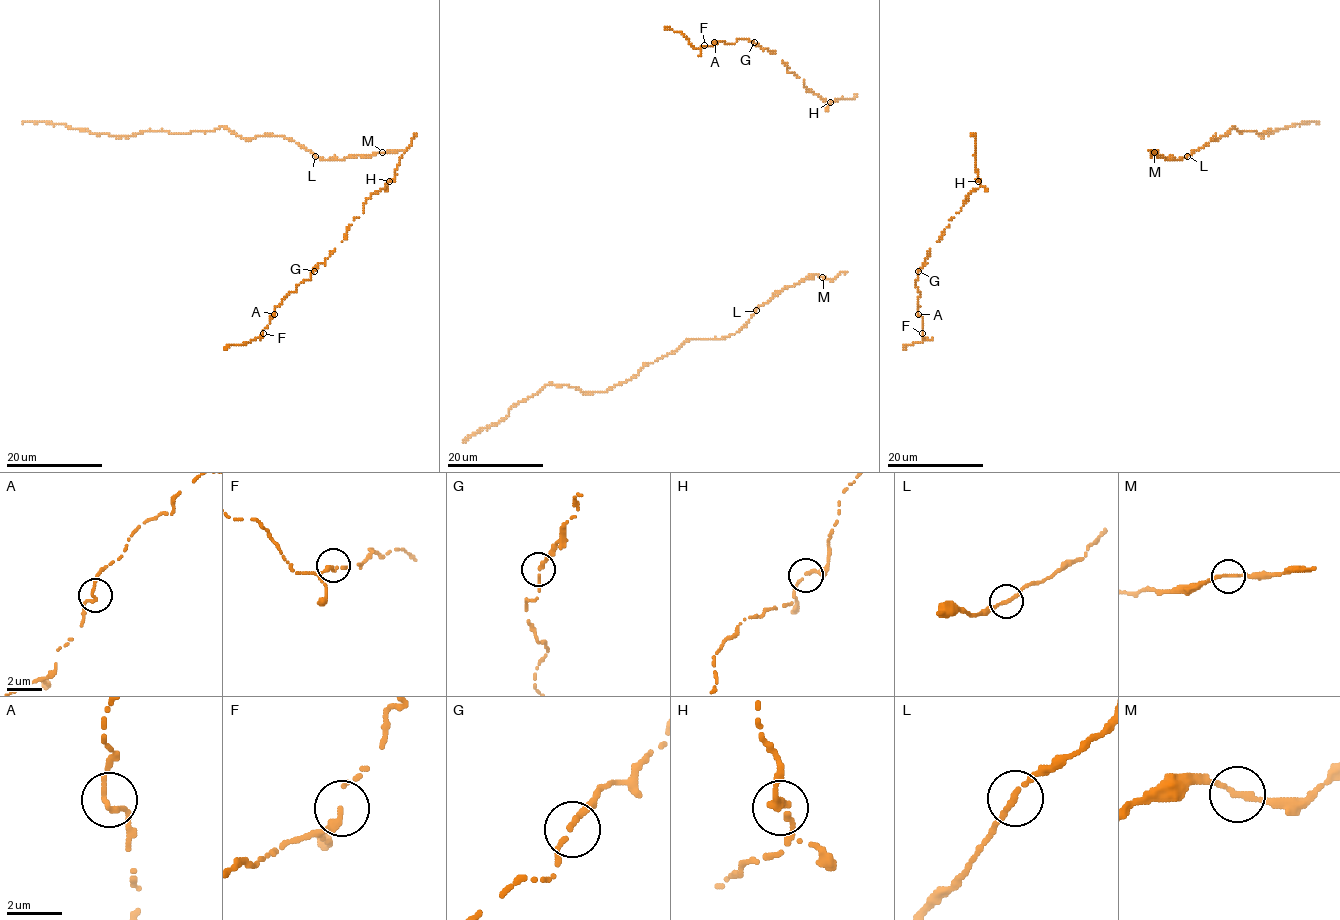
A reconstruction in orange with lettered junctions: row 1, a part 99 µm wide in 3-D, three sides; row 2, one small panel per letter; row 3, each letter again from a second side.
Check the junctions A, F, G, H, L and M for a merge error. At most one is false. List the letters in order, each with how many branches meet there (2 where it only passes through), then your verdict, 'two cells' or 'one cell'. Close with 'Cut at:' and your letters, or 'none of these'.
A: 2 branches meet; one cell
F: 2 branches meet; one cell
G: 2 branches meet; one cell
H: 2 branches meet; one cell
L: 2 branches meet; one cell
M: 2 branches meet; one cell
Cut at: none of these

